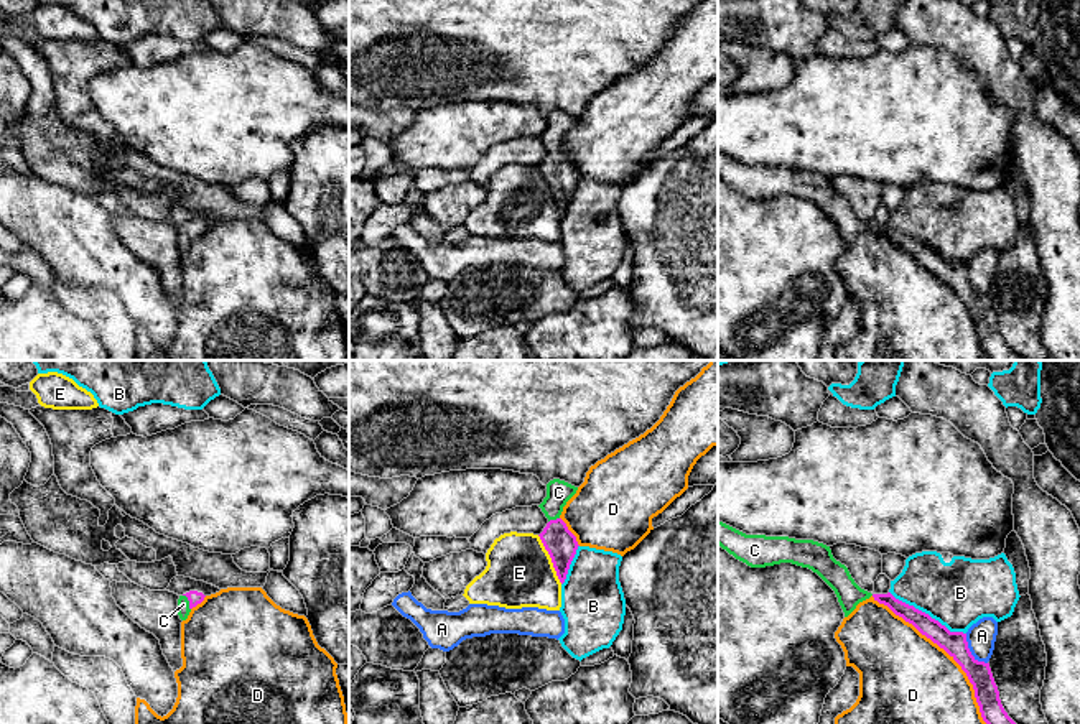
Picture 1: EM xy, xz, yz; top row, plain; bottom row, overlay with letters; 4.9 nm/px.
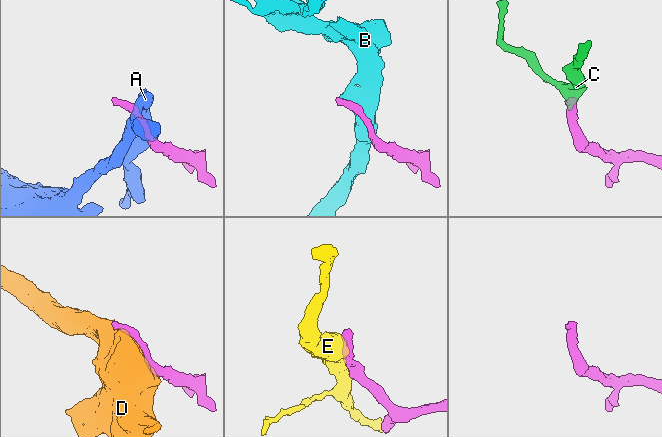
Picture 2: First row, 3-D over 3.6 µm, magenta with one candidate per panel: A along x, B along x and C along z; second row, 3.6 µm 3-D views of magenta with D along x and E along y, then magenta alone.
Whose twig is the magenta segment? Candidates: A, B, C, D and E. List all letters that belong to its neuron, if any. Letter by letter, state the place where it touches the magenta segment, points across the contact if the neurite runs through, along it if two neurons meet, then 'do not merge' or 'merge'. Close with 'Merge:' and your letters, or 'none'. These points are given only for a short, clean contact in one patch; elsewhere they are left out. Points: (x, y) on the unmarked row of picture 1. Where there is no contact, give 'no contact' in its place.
A: meets magenta in yz at (970, 283); do not merge
B: meets magenta in yz at (927, 245); border along yz (889, 222), (950, 262), (965, 265); do not merge
C: meets magenta in xy at (190, 234); runs through xy (195, 229), (190, 234), (183, 236); merge
D: meets magenta in yz at (947, 283); do not merge
E: meets magenta in xz at (552, 191); do not merge
Merge: C

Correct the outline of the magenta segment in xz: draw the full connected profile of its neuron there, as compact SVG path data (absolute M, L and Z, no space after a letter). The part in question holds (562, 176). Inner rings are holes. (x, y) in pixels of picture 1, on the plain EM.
M553 110L547 115L547 128L538 137L548 150L547 158L538 168L552 189L553 199L561 216L566 211L570 196L580 176L560 146L576 122L578 118L560 110Z

